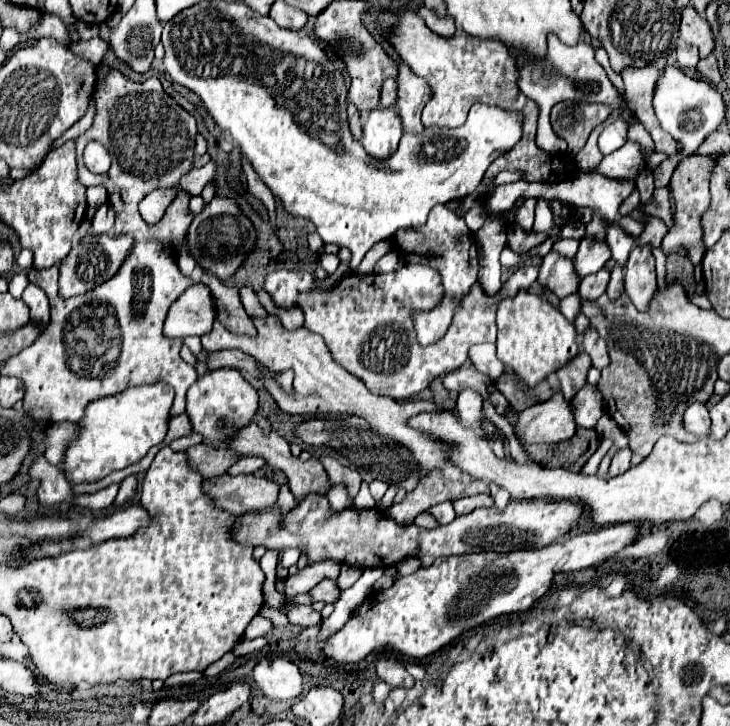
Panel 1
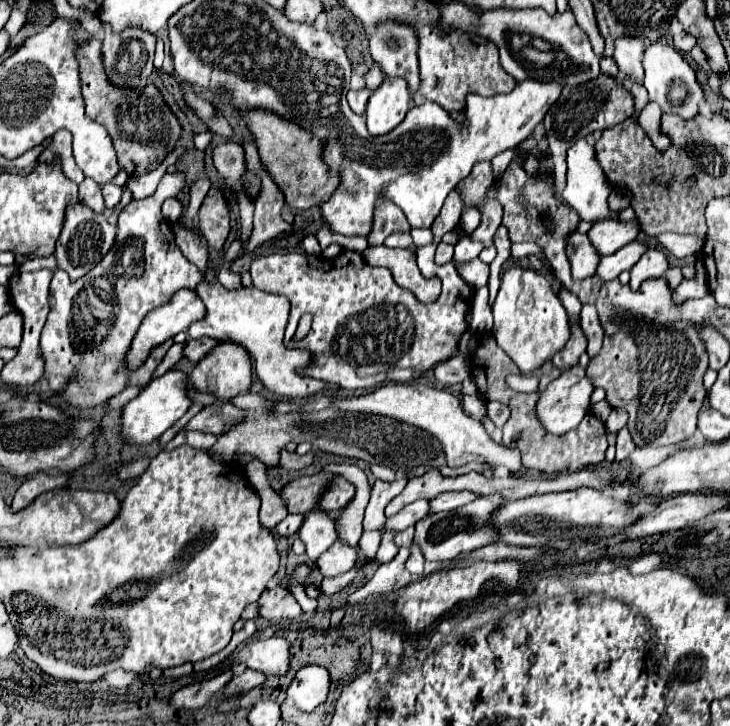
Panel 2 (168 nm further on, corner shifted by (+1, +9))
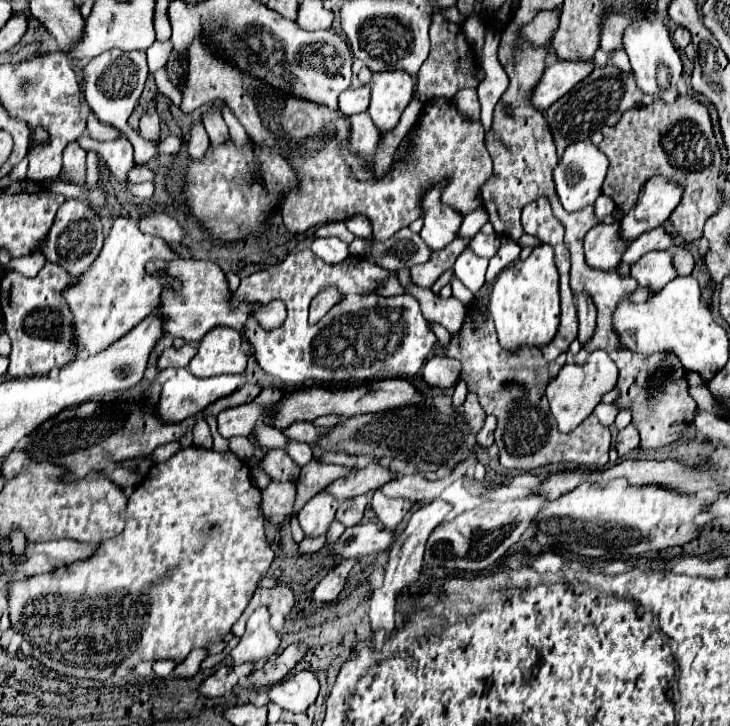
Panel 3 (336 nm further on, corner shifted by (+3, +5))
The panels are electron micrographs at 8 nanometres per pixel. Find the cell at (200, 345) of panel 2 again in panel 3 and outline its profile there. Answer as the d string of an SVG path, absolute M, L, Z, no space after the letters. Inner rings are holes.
M184 345L180 349L164 349L160 355L158 355L158 361L156 361L156 367L162 371L166 367L188 367L190 359L196 355L196 345Z

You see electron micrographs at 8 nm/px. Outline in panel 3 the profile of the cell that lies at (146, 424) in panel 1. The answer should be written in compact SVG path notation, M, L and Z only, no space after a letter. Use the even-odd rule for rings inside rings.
M178 369L174 377L170 377L166 383L164 383L164 389L162 389L162 395L160 395L160 403L156 407L156 415L162 419L162 421L168 421L168 423L178 423L178 421L184 421L188 417L194 417L196 413L204 411L210 403L222 399L222 397L228 397L232 395L236 389L240 389L242 385L246 383L244 375L238 375L238 377L230 377L230 375L222 375L222 377L210 377L210 379L198 379L194 377L188 369Z

